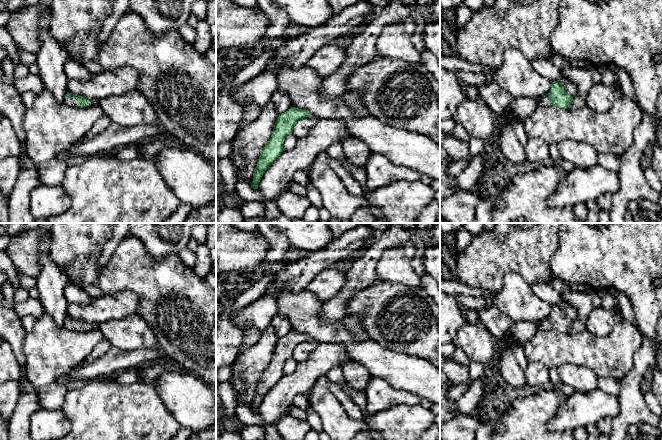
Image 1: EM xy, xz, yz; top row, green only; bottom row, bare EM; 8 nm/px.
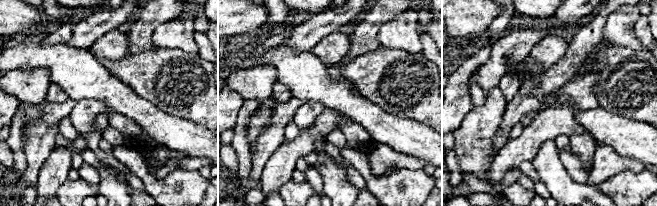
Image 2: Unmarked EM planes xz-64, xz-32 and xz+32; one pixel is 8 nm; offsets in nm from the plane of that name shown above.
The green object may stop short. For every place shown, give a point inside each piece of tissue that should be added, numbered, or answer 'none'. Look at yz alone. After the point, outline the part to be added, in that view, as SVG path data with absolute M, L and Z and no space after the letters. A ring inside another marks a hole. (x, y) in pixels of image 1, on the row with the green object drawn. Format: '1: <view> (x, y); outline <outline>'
1: yz (543, 100); outline M544 95L538 98L538 105L539 106L549 106L550 102L549 102L549 97L548 95Z

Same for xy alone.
1: xy (71, 101); outline M67 97L66 98L66 101L65 101L67 104L69 104L70 106L73 106L73 107L78 107L77 105L77 99L73 98L73 97Z

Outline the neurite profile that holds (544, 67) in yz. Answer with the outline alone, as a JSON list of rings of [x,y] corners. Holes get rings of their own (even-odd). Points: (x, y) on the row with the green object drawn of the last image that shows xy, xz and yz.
[[[534,59],[530,62],[535,71],[540,75],[546,77],[551,82],[560,82],[568,95],[572,97],[576,95],[576,86],[562,75],[560,69],[558,69],[550,59]]]

